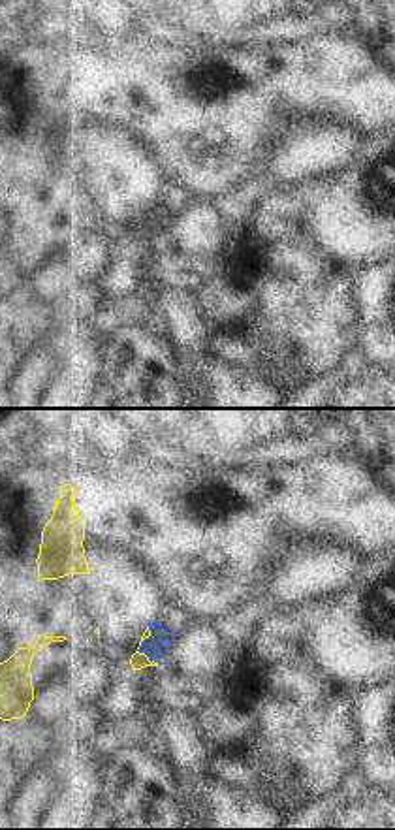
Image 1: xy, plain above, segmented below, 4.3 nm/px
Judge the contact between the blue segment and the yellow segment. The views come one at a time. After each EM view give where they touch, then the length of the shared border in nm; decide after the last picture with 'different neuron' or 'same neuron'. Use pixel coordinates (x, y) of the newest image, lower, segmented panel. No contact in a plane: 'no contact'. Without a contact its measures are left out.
(138, 650) | 170 nm

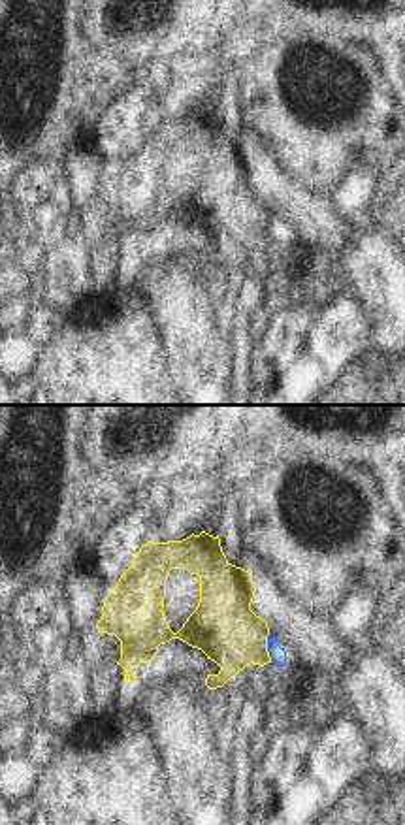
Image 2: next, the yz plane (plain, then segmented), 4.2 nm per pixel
(268, 648) | 130 nm

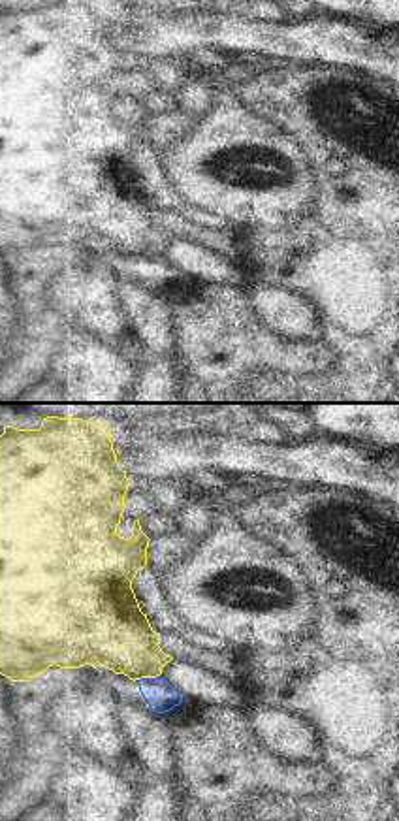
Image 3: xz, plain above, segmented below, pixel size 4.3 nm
(145, 678) | 110 nm

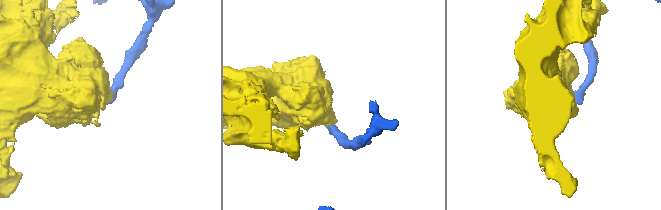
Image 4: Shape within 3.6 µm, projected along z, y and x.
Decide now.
different neuron

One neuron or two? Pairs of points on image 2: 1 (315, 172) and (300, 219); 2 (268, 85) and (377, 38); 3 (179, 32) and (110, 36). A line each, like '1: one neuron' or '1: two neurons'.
1: two neurons
2: two neurons
3: one neuron

